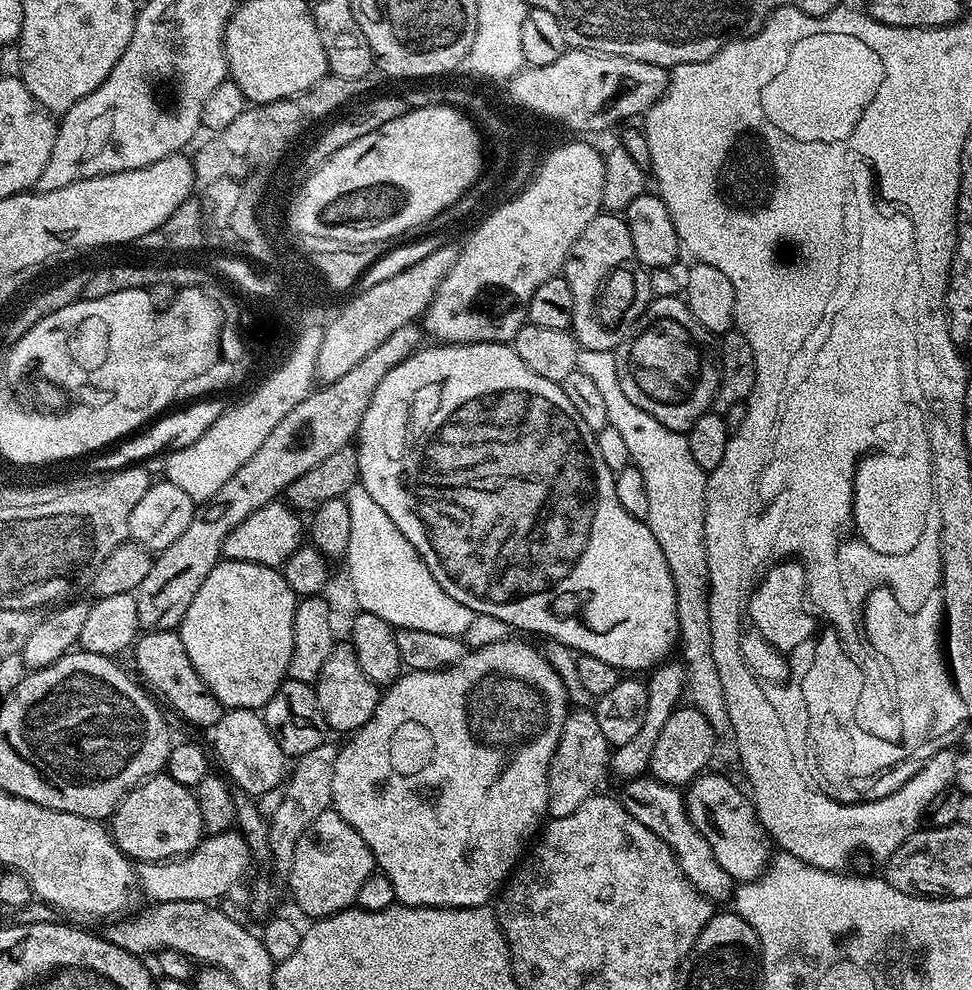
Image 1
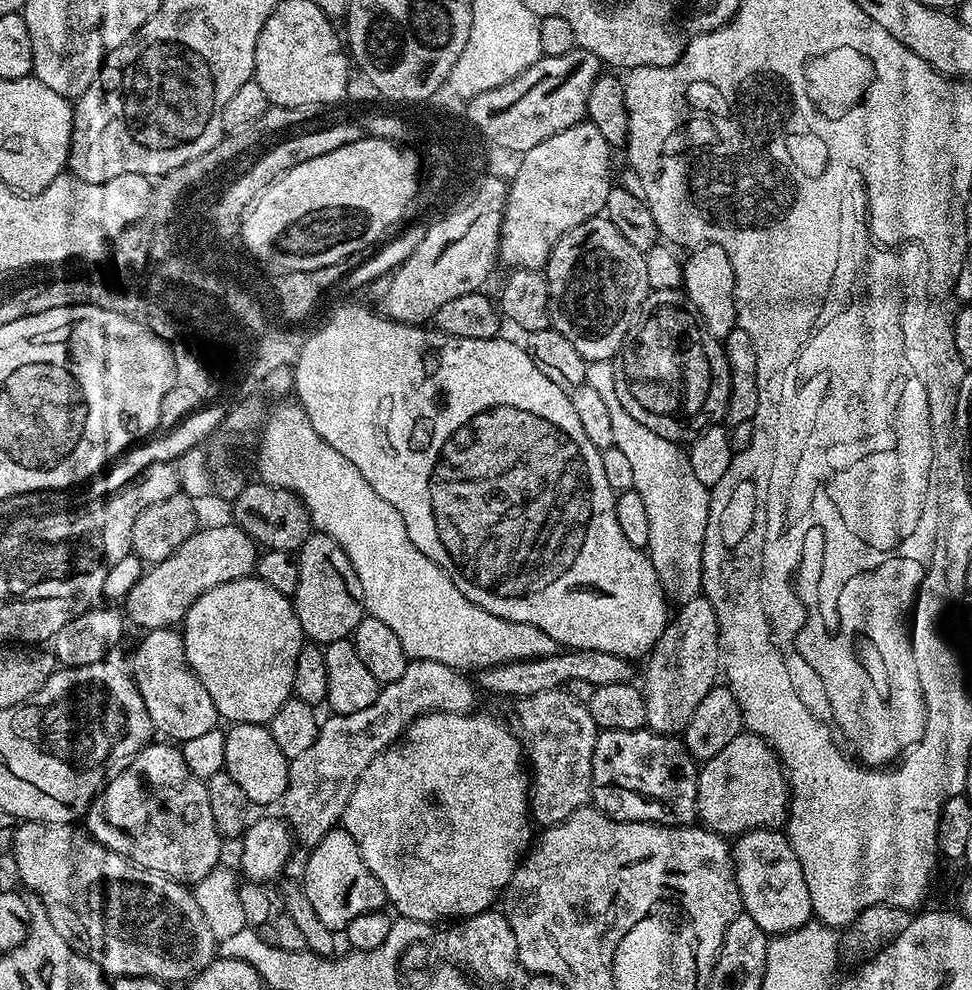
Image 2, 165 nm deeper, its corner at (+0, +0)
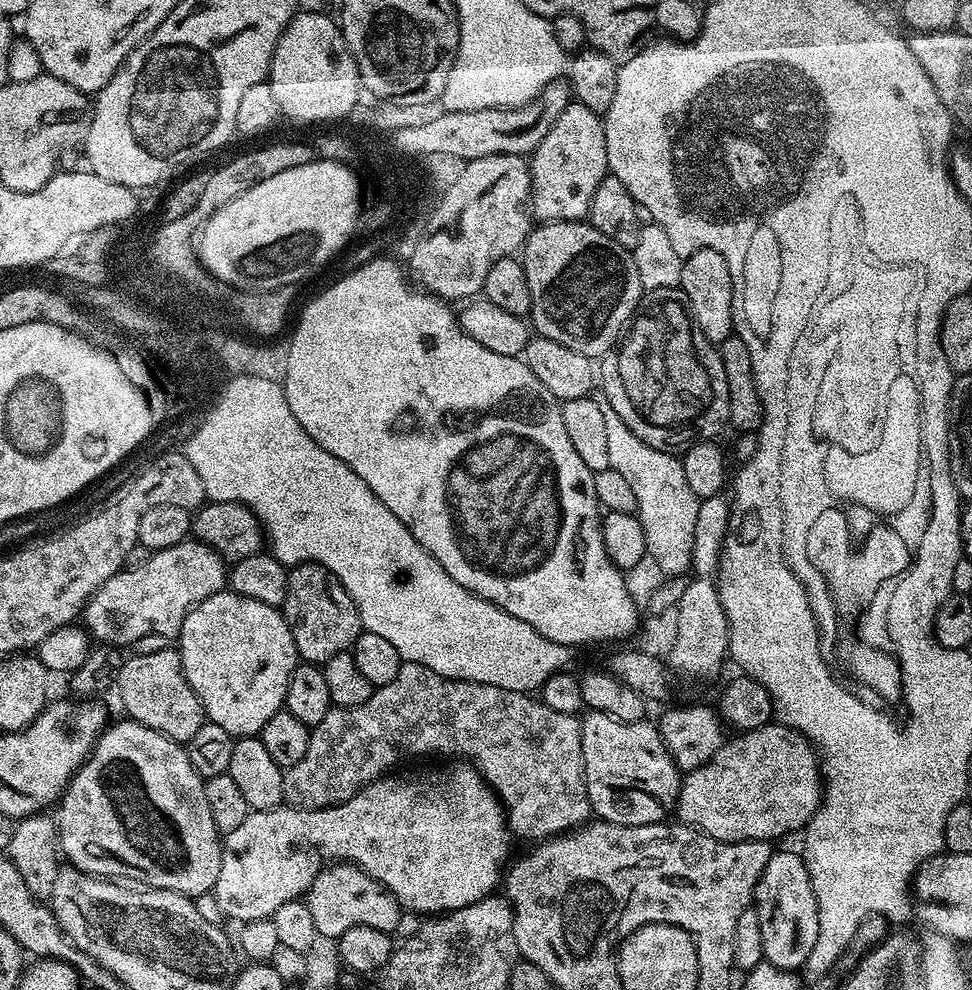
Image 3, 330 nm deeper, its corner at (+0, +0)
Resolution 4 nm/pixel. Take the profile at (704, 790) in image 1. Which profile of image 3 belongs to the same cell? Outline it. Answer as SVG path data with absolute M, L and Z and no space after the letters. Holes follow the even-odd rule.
M773 851L766 870L762 870L762 878L756 883L754 906L762 926L764 960L787 970L803 969L818 938L818 906L804 857L799 851Z

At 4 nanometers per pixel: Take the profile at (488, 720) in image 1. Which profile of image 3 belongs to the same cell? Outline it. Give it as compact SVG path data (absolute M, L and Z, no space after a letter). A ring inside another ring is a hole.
M471 766L464 768L452 768L449 772L440 772L437 776L396 776L397 774L385 774L379 780L368 784L354 798L350 798L341 804L333 804L330 808L293 808L281 806L262 810L261 812L249 811L246 822L238 826L238 830L227 833L222 840L222 866L218 870L218 882L214 889L216 896L216 908L224 916L232 920L247 922L250 920L266 920L272 917L282 906L291 900L301 899L307 893L308 888L314 882L314 878L323 868L329 864L340 861L349 864L357 864L364 871L373 876L379 884L383 884L395 894L401 909L417 914L449 914L458 911L459 908L468 907L472 903L485 899L497 891L496 883L501 883L502 869L505 867L504 859L508 856L508 840L510 841L510 829L506 819L506 813L499 797L488 787L487 780L480 775L477 769Z

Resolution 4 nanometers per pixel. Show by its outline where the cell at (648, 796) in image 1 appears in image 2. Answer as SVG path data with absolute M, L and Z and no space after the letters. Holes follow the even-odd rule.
M646 726L638 730L603 730L594 742L591 803L615 820L637 820L643 824L692 826L697 823L698 764L679 735L663 736Z

